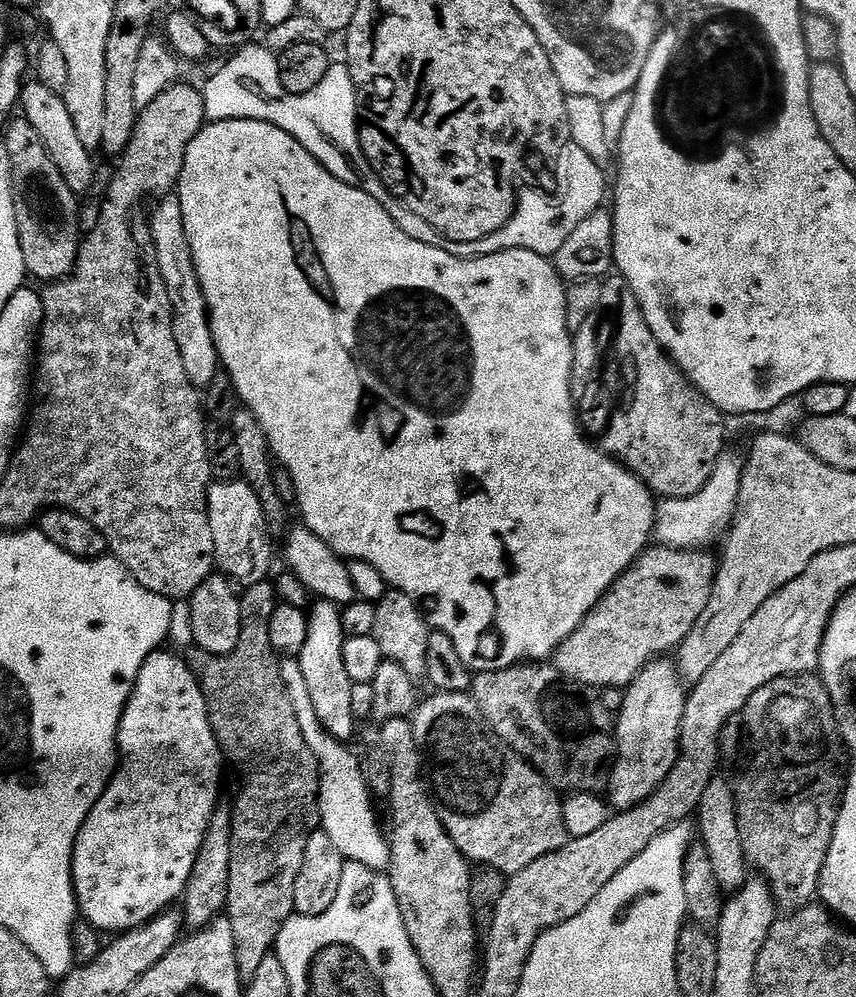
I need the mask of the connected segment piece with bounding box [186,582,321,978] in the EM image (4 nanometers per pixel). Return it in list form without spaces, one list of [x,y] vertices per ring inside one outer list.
[[[272,582],[250,584],[243,589],[240,596],[240,609],[242,610],[242,634],[238,638],[238,646],[230,654],[215,656],[206,654],[202,649],[193,647],[192,653],[187,653],[186,659],[192,668],[192,673],[197,676],[200,688],[204,691],[206,706],[208,707],[208,721],[216,735],[216,741],[220,744],[221,753],[240,771],[240,793],[232,804],[232,845],[230,846],[230,894],[228,895],[228,907],[226,918],[234,930],[234,946],[236,947],[236,961],[241,977],[251,978],[258,974],[258,966],[267,956],[273,955],[276,939],[282,930],[284,923],[294,914],[294,882],[298,882],[298,870],[302,870],[302,858],[306,850],[306,842],[321,827],[320,823],[320,767],[314,758],[314,754],[306,746],[306,738],[302,738],[302,726],[298,726],[298,714],[294,714],[294,702],[290,702],[290,694],[286,690],[286,682],[282,678],[280,669],[282,660],[270,646],[270,618],[278,603],[276,585]]]

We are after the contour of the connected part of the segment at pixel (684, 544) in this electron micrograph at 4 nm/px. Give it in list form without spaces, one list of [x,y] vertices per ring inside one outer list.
[[[732,450],[725,451],[723,456],[717,458],[706,486],[702,486],[698,494],[690,498],[661,499],[657,503],[655,539],[666,548],[711,549],[711,544],[725,535],[736,515],[743,473],[744,460],[736,457]]]

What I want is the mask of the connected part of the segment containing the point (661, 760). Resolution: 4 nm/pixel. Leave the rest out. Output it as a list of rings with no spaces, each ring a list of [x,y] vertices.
[[[657,658],[629,684],[622,710],[614,720],[614,763],[606,799],[613,809],[633,808],[650,798],[666,782],[680,754],[680,727],[684,717],[686,684],[680,679],[680,669],[668,658]]]

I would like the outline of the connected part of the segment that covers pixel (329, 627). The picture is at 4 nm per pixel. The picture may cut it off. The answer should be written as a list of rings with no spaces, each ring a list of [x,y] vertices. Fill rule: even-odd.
[[[317,599],[307,609],[308,633],[306,646],[302,646],[299,654],[302,675],[306,678],[306,686],[310,690],[310,702],[314,702],[314,710],[318,713],[318,722],[335,740],[351,741],[352,731],[358,727],[354,714],[354,706],[350,706],[350,694],[353,682],[350,674],[346,674],[344,661],[344,641],[341,609],[328,600]],[[316,604],[316,605],[315,605]]]

